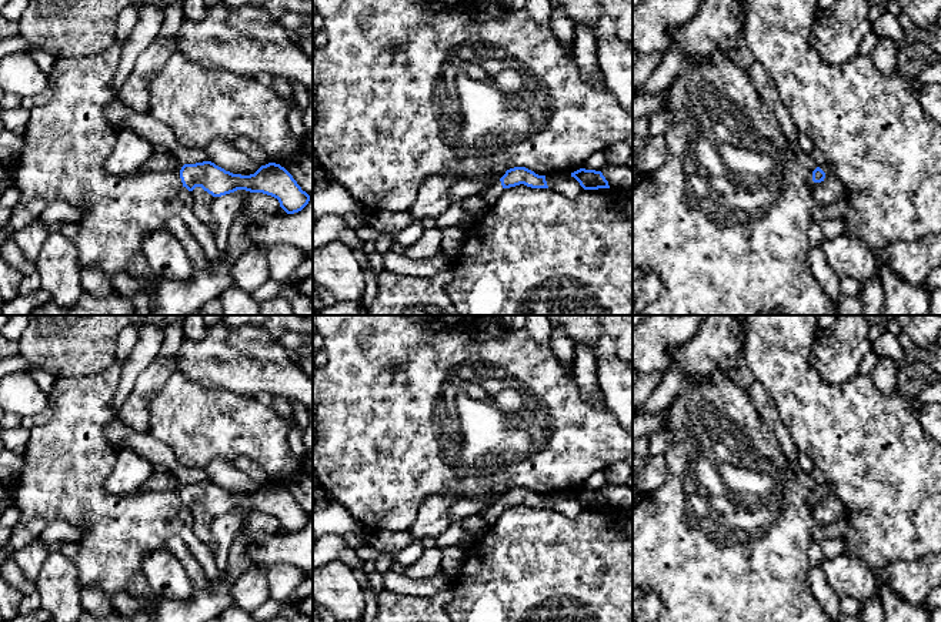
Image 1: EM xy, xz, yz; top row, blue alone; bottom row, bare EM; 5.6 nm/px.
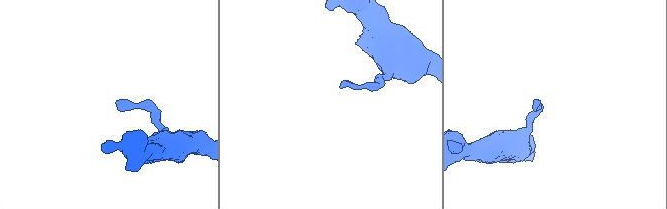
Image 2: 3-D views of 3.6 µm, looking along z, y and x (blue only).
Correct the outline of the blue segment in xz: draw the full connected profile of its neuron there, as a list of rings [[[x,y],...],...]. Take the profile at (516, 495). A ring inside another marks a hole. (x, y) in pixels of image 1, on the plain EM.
[[[514,486],[505,491],[505,494],[485,506],[480,516],[490,526],[494,524],[503,511],[510,506],[524,504],[531,508],[548,508],[545,495],[538,495],[525,486]]]

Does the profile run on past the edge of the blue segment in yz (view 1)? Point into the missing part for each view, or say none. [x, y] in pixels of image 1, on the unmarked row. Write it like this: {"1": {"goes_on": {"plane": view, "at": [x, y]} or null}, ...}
{"1": {"goes_on": {"plane": "yz", "at": [824, 485]}}}

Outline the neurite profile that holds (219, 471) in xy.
[[[119,418],[109,425],[106,435],[117,448],[133,449],[154,466],[163,466],[173,472],[181,484],[211,481],[226,491],[241,495],[254,494],[260,488],[250,475],[221,458],[203,468],[183,468],[164,442],[151,437],[150,432],[133,431]]]

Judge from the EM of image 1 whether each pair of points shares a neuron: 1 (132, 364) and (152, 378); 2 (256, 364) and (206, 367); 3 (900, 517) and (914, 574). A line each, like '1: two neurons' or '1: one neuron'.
1: two neurons
2: one neuron
3: two neurons

